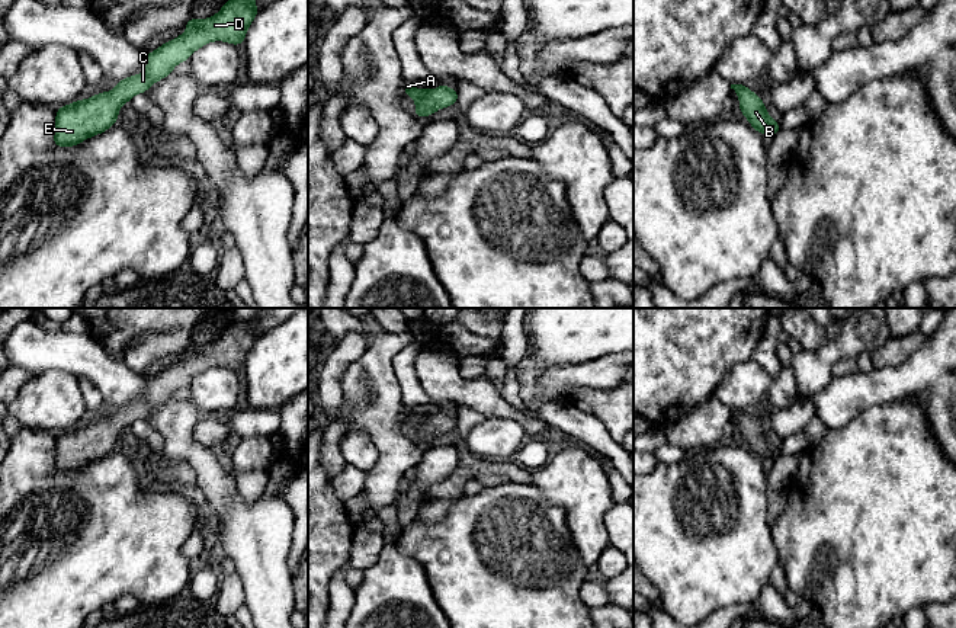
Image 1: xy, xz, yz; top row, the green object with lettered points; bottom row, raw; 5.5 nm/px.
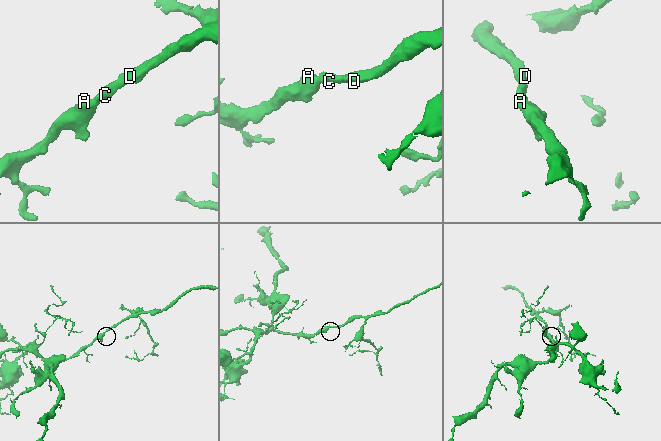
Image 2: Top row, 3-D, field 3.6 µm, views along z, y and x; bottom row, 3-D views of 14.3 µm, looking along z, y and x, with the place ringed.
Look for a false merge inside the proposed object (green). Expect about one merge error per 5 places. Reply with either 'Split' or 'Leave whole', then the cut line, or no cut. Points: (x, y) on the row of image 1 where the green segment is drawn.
Leave whole. No split

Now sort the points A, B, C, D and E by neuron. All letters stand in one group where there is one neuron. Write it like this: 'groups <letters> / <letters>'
groups A B C D E

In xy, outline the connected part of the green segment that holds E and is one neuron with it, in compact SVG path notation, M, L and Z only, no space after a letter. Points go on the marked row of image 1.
M227 0L215 16L203 20L189 17L183 35L147 52L147 67L142 74L118 81L112 92L57 108L54 145L76 147L113 126L123 103L171 74L179 63L187 61L208 42L224 41L240 45L259 12L256 0Z

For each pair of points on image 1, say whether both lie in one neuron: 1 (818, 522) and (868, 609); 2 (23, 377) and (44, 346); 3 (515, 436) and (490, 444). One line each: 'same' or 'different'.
1: same
2: different
3: same

